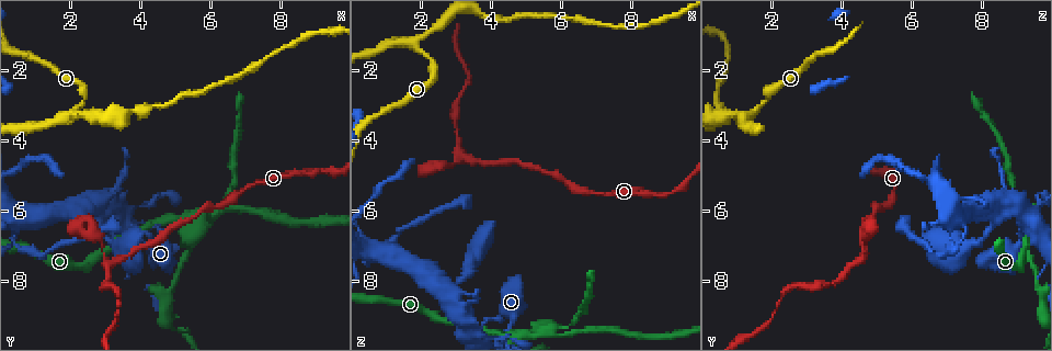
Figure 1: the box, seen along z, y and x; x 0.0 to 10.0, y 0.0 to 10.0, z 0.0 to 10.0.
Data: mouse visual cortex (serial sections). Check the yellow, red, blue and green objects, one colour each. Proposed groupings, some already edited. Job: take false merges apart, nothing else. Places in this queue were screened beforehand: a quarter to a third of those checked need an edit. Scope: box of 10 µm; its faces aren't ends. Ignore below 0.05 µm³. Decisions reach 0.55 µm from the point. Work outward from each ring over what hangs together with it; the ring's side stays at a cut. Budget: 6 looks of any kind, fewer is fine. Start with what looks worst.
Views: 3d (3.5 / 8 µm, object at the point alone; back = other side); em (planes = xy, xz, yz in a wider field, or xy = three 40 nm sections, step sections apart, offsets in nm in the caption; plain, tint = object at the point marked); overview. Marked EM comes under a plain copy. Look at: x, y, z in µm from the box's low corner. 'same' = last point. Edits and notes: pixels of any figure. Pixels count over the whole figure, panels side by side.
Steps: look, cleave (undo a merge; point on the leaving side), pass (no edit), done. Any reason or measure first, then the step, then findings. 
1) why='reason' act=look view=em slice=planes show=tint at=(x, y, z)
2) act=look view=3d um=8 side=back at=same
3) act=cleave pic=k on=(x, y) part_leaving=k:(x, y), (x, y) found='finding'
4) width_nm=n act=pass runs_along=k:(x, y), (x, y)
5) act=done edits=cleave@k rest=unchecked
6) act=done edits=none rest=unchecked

why='side arm on a straight run' act=look view=3d um=3.5 at=(6.15, 6.15, 9.30)

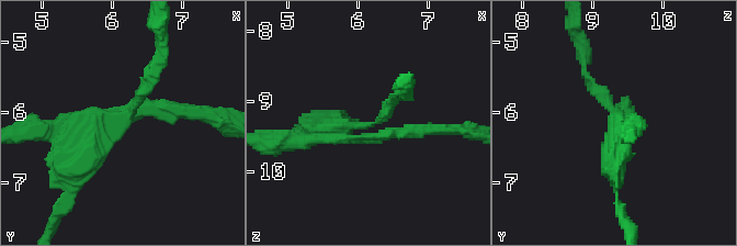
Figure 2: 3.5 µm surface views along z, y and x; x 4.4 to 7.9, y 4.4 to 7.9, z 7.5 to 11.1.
why='need the tissue' act=look view=em slice=xy step=1 show=tint at=(6.05, 6.05, 9.35)

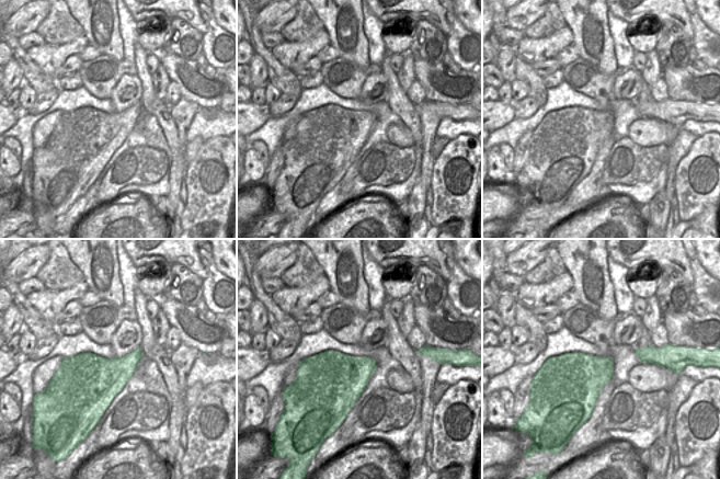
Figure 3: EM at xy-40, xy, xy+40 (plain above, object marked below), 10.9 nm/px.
why='cut it another way' act=look view=em slice=xy step=3 show=tint at=same

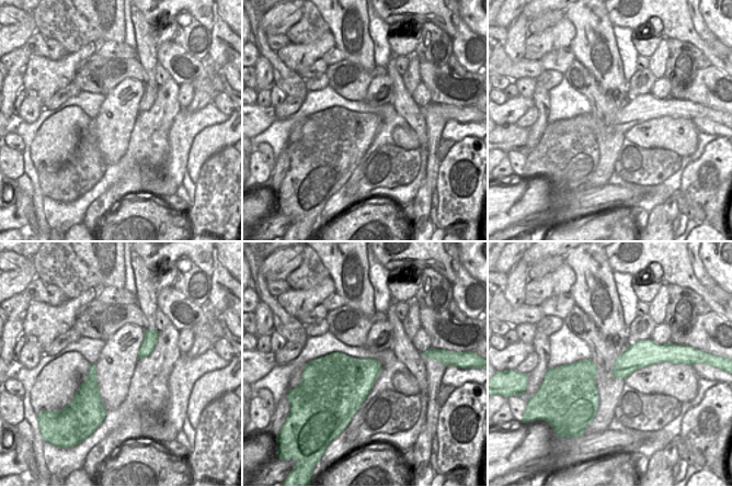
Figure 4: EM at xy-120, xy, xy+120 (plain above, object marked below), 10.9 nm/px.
arm_widths_nm=150,200,200 act=cleave pic=2 on=(95, 164) found='two cells meet here'

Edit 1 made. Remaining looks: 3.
why='arms part here' act=look view=3d um=3.5 at=(3.30, 7.45, 4.45)

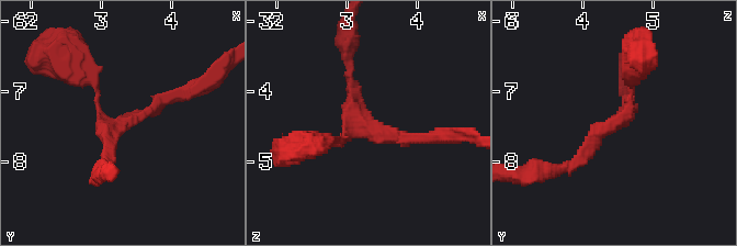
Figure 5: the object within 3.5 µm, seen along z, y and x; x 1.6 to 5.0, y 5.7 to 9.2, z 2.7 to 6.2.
arms=3 arm_widths_nm=100,150,200 why='shape alone is not enough' act=look view=em slice=xy step=5 show=tint at=(3.25, 7.45, 4.45)

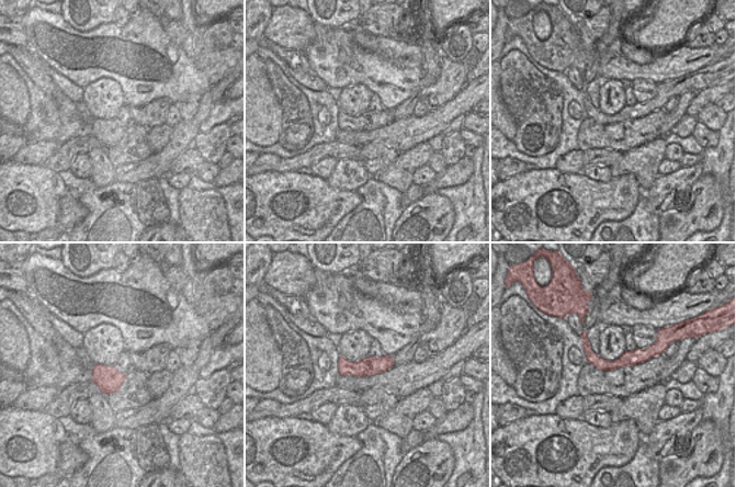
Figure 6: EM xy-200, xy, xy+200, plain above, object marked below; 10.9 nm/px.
why='cut it another way' act=look view=em slice=xy step=1 show=tint at=same

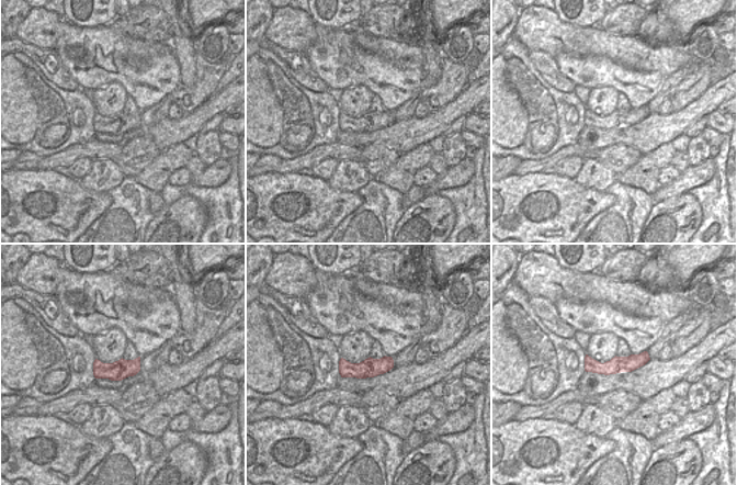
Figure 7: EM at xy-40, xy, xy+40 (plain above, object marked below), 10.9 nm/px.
act=pass runs_along=7:(646, 357), (609, 368), (587, 368) found='continuous, no second cell'

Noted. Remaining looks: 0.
act=done edits=cleave@2 rest=unchecked

